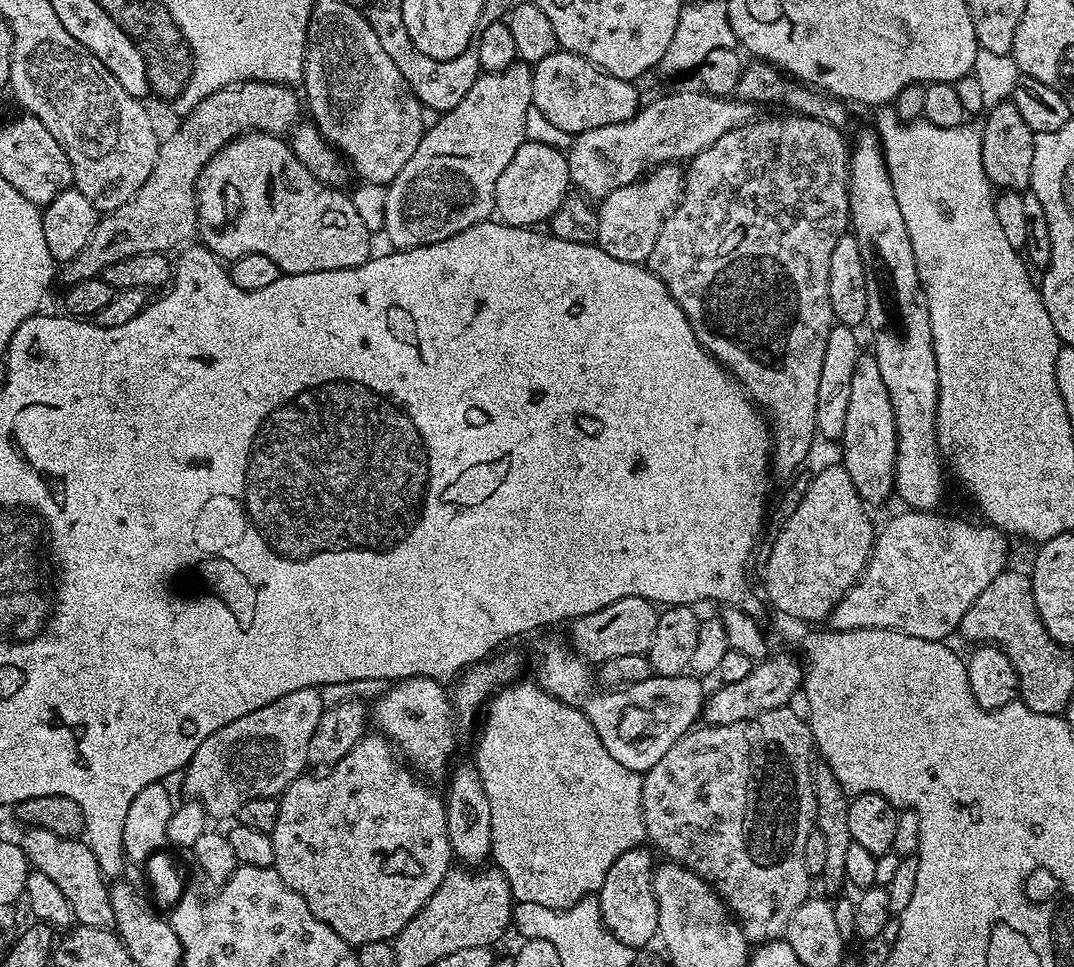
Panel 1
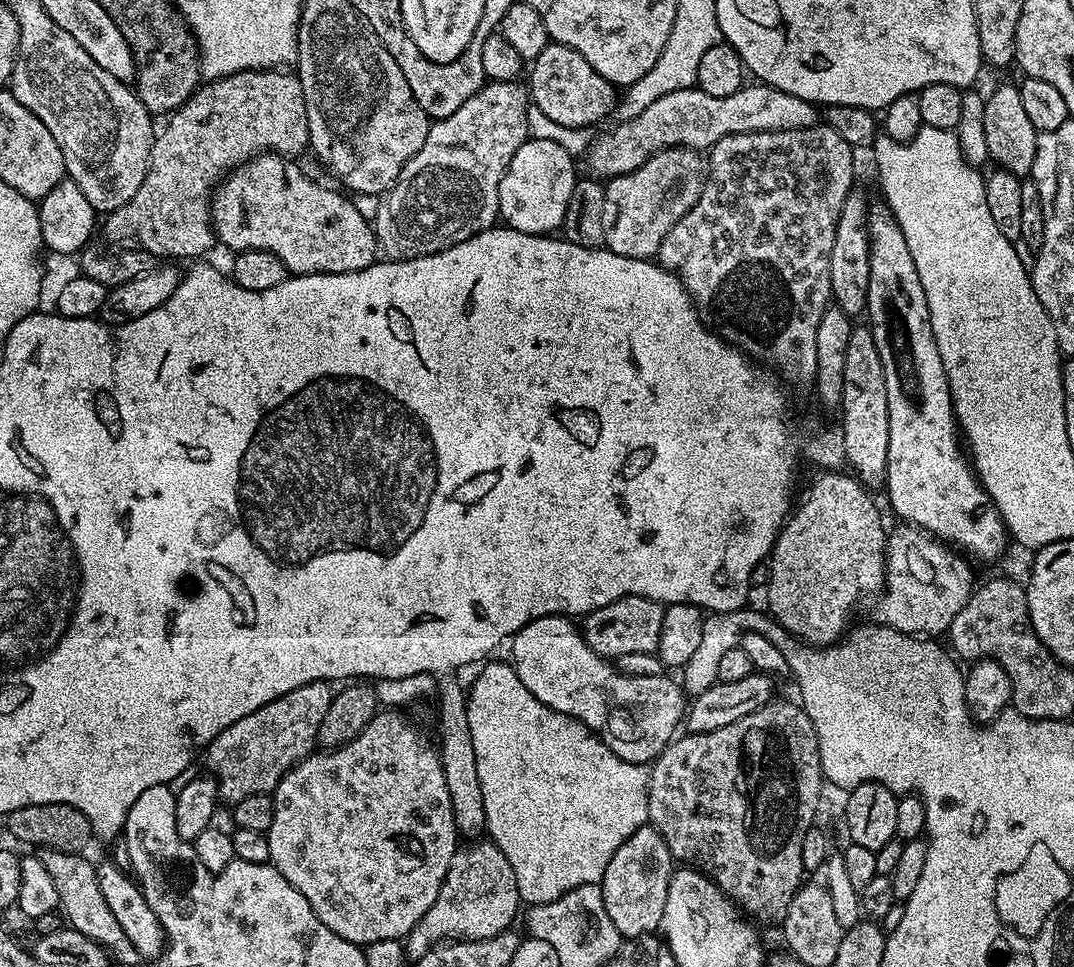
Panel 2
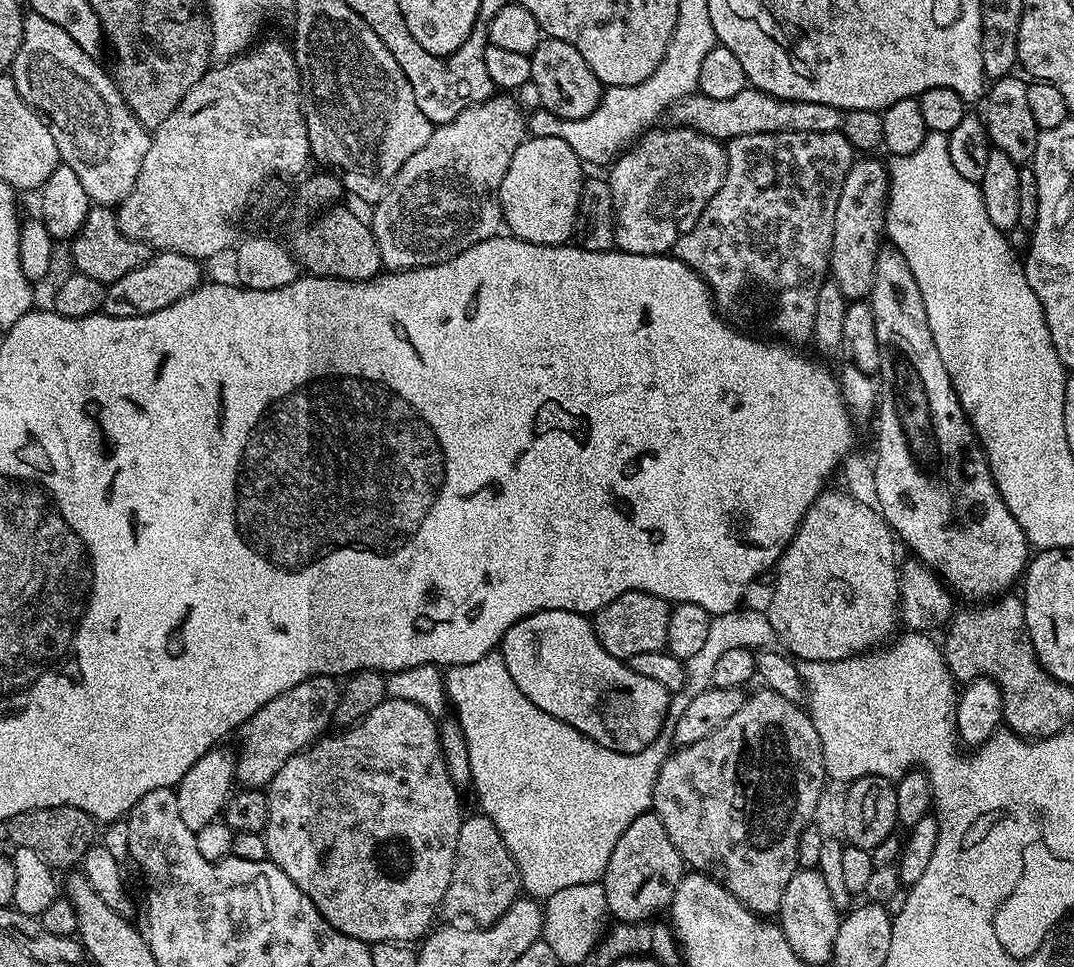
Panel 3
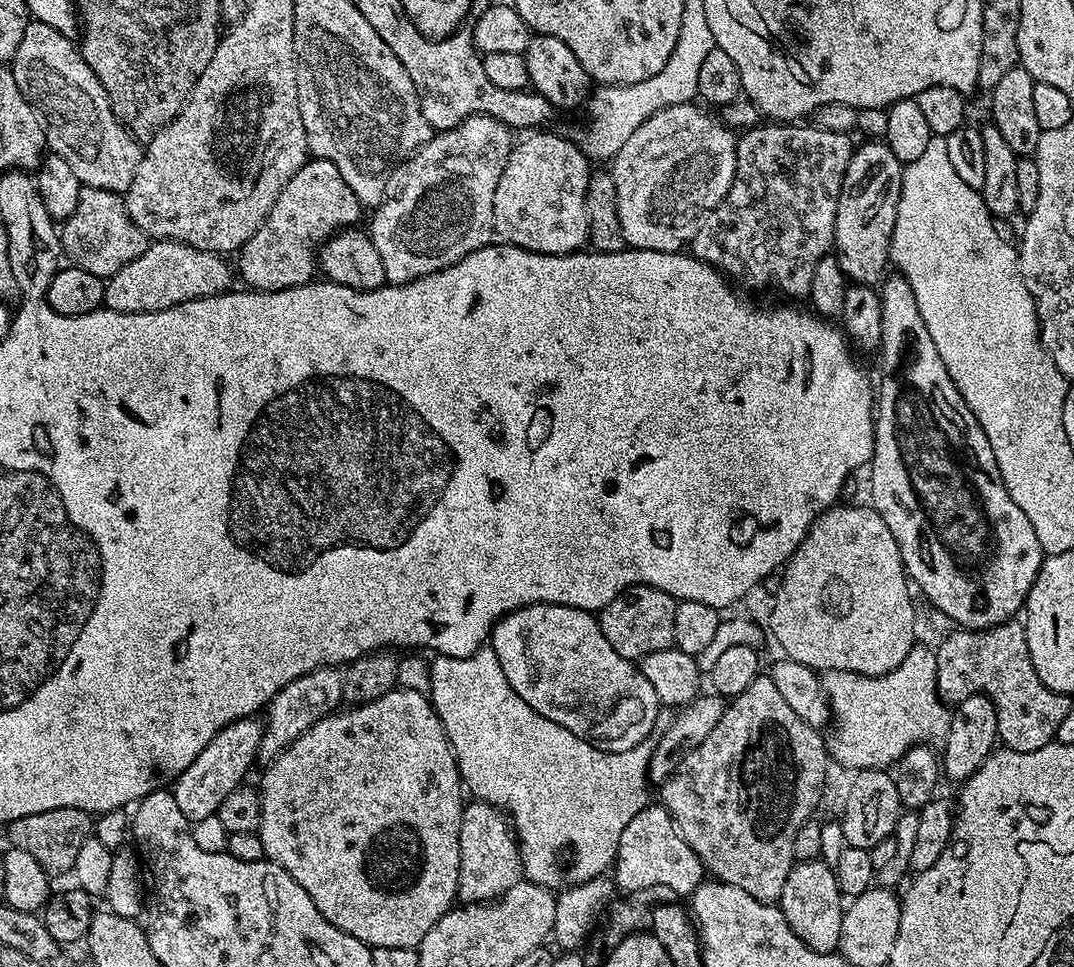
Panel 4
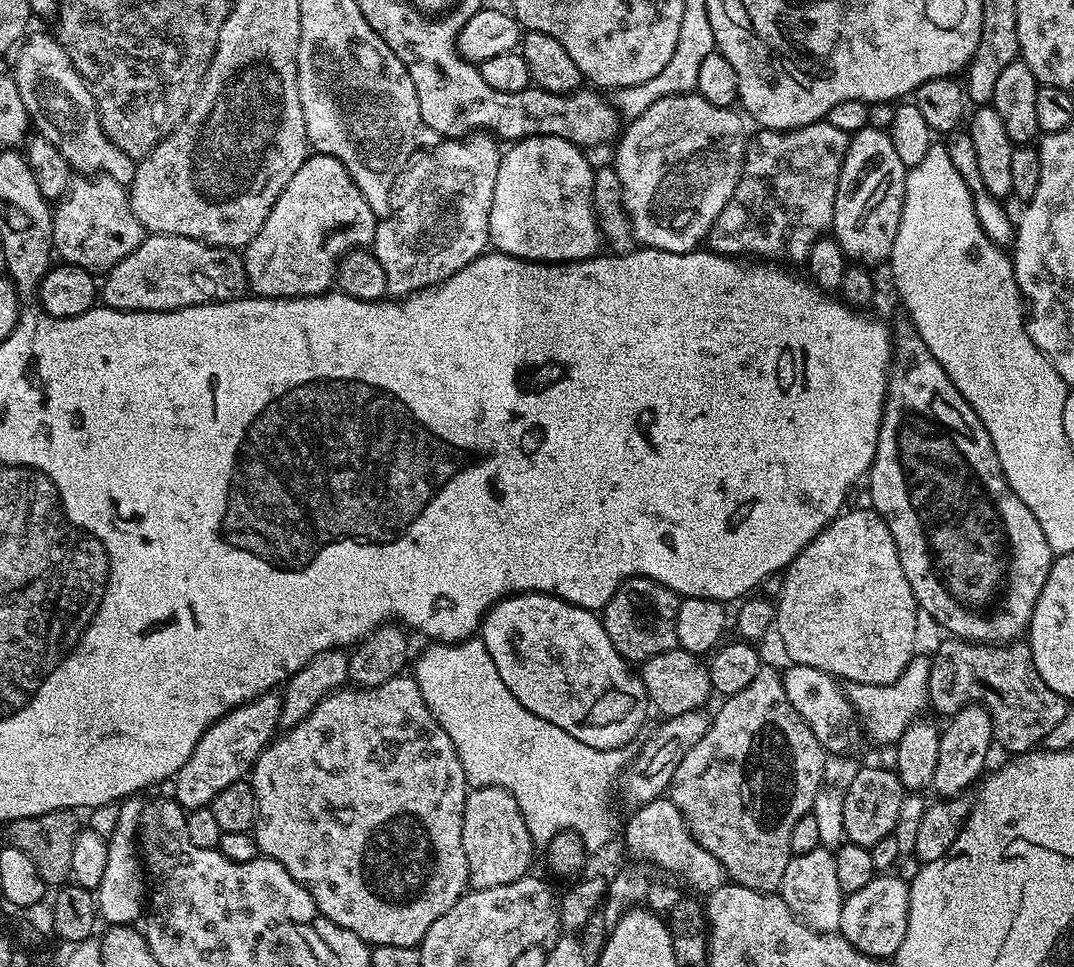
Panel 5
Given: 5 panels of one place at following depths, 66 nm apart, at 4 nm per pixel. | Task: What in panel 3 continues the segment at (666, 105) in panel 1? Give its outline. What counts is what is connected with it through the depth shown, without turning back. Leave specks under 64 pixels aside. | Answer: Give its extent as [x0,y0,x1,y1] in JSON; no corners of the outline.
[670,86,845,142]

